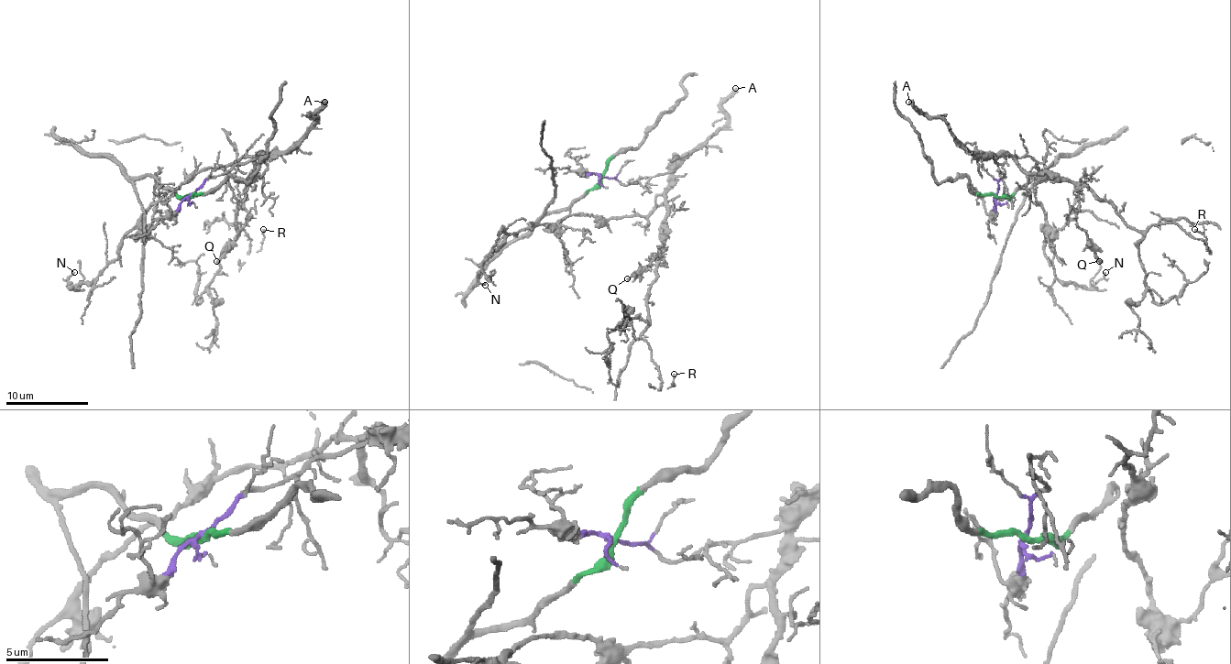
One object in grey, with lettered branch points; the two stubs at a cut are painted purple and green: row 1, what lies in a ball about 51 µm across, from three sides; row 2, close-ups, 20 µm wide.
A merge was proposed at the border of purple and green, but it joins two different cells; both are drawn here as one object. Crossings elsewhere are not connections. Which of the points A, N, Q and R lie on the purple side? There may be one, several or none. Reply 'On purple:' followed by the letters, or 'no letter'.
On purple: A, N, Q, R

